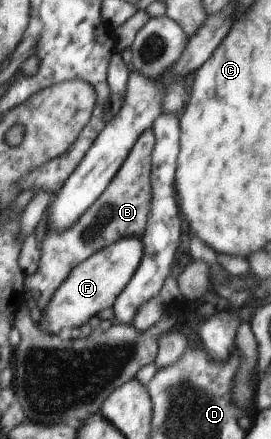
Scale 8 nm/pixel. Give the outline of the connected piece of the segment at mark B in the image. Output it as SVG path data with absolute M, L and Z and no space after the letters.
M153 128L143 132L131 150L129 157L109 182L106 190L93 202L93 205L65 231L45 231L40 245L39 271L27 277L27 285L37 285L40 297L35 313L43 313L59 291L60 285L73 270L87 261L104 247L112 246L124 238L143 238L152 217L154 204L152 188L152 155L156 149L156 132Z

